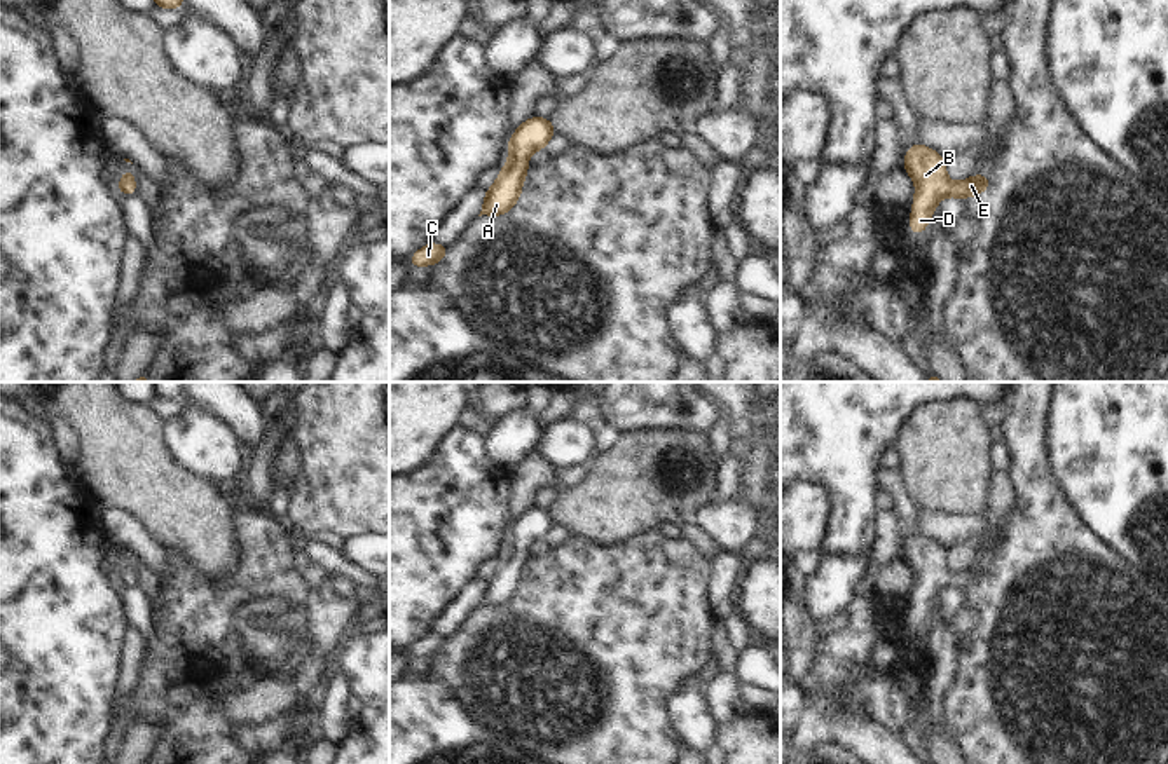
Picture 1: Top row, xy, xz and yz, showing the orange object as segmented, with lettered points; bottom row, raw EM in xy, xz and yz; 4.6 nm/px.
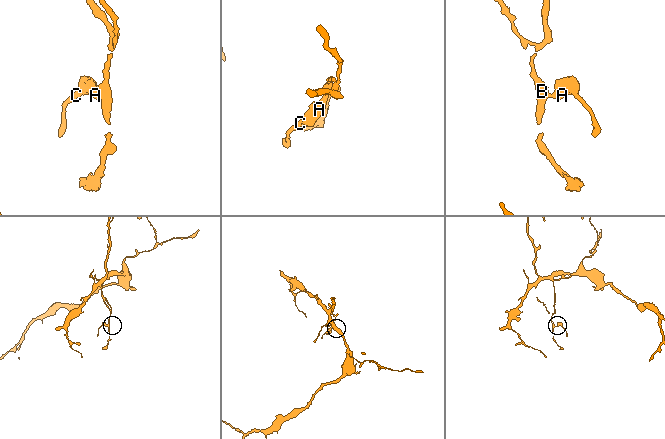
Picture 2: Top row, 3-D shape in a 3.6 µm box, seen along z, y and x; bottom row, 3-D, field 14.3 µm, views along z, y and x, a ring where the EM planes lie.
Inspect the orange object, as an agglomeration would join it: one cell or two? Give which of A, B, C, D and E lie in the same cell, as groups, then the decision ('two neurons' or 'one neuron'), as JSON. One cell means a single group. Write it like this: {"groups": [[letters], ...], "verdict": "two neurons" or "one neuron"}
{"groups": [["A", "B", "C", "D", "E"]], "verdict": "one neuron"}

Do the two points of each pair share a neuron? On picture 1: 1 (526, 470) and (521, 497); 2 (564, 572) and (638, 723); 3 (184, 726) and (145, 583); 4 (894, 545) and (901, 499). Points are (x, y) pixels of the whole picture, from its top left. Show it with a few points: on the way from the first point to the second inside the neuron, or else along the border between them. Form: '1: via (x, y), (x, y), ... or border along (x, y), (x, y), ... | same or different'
1: via (526, 477), (522, 491) | same
2: via (584, 609), (606, 686) | same
3: border along (161, 586), (158, 613), (152, 620) | different
4: via (894, 534), (901, 510) | same

